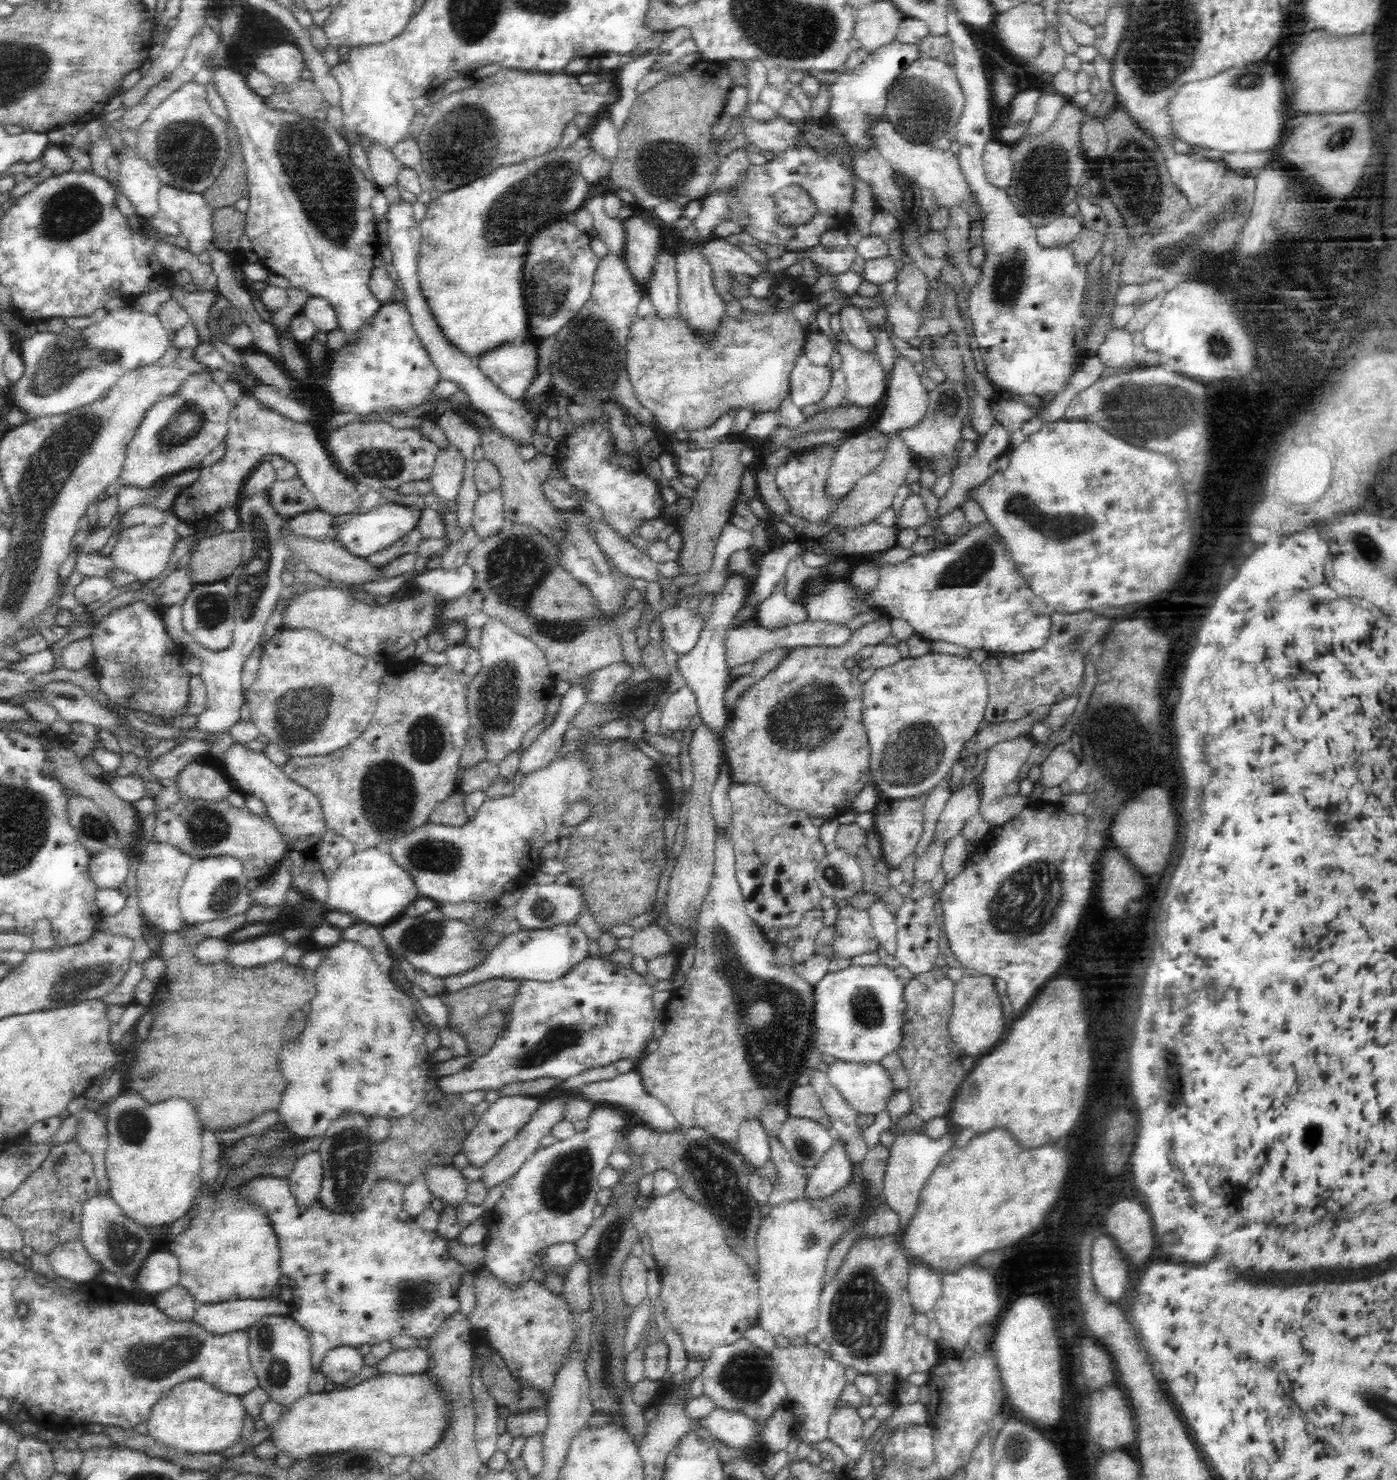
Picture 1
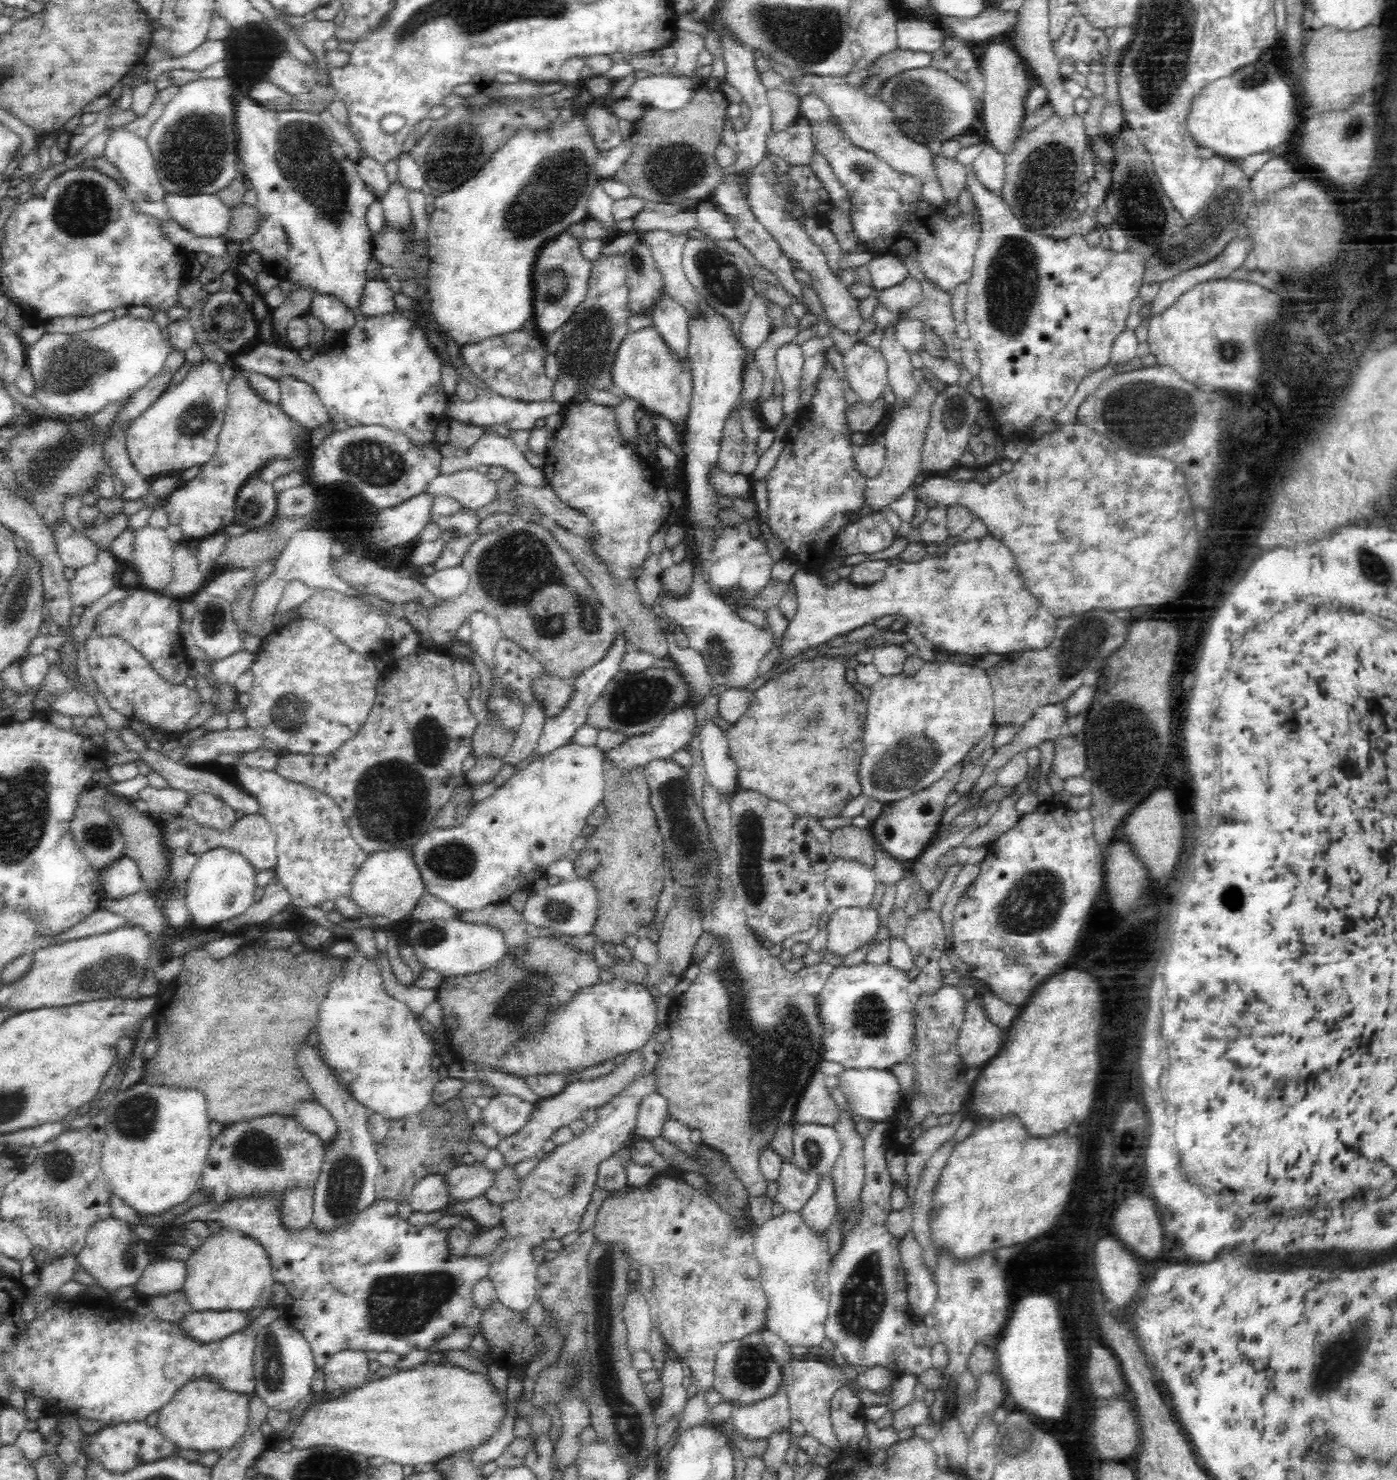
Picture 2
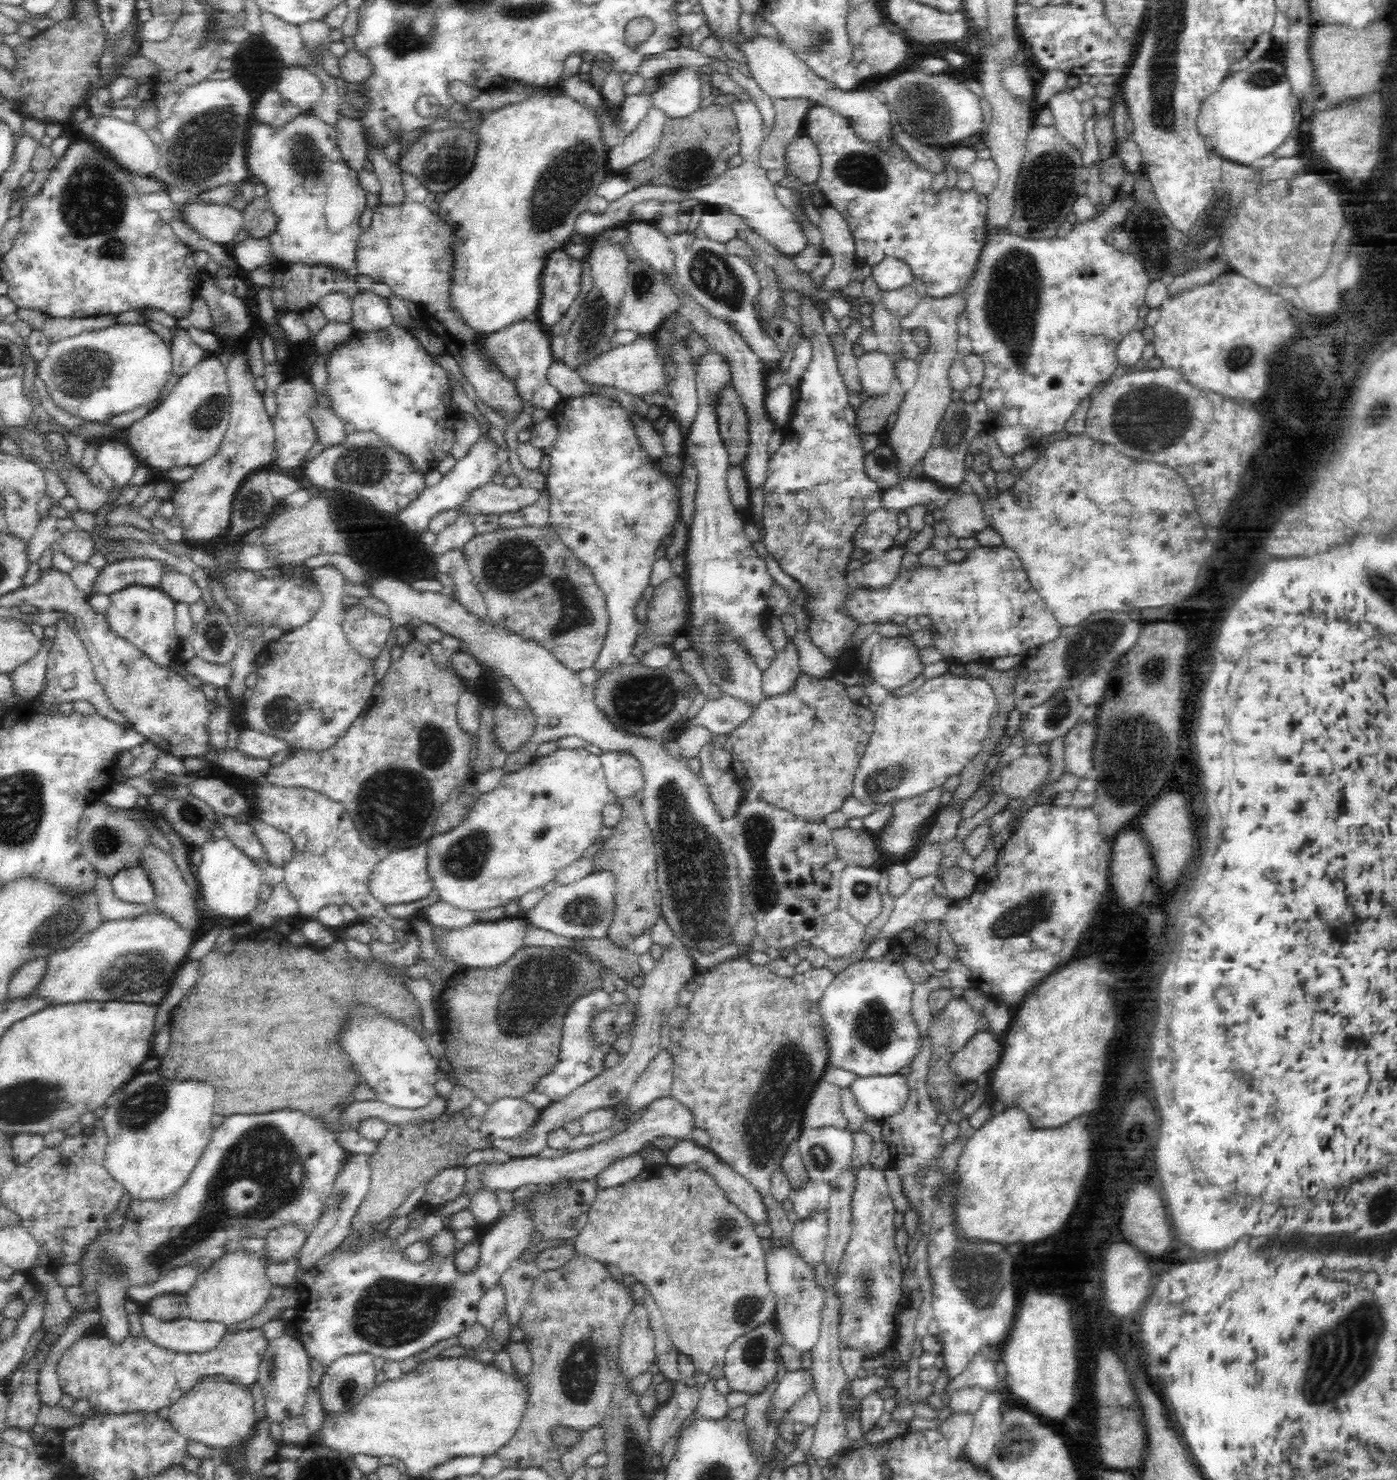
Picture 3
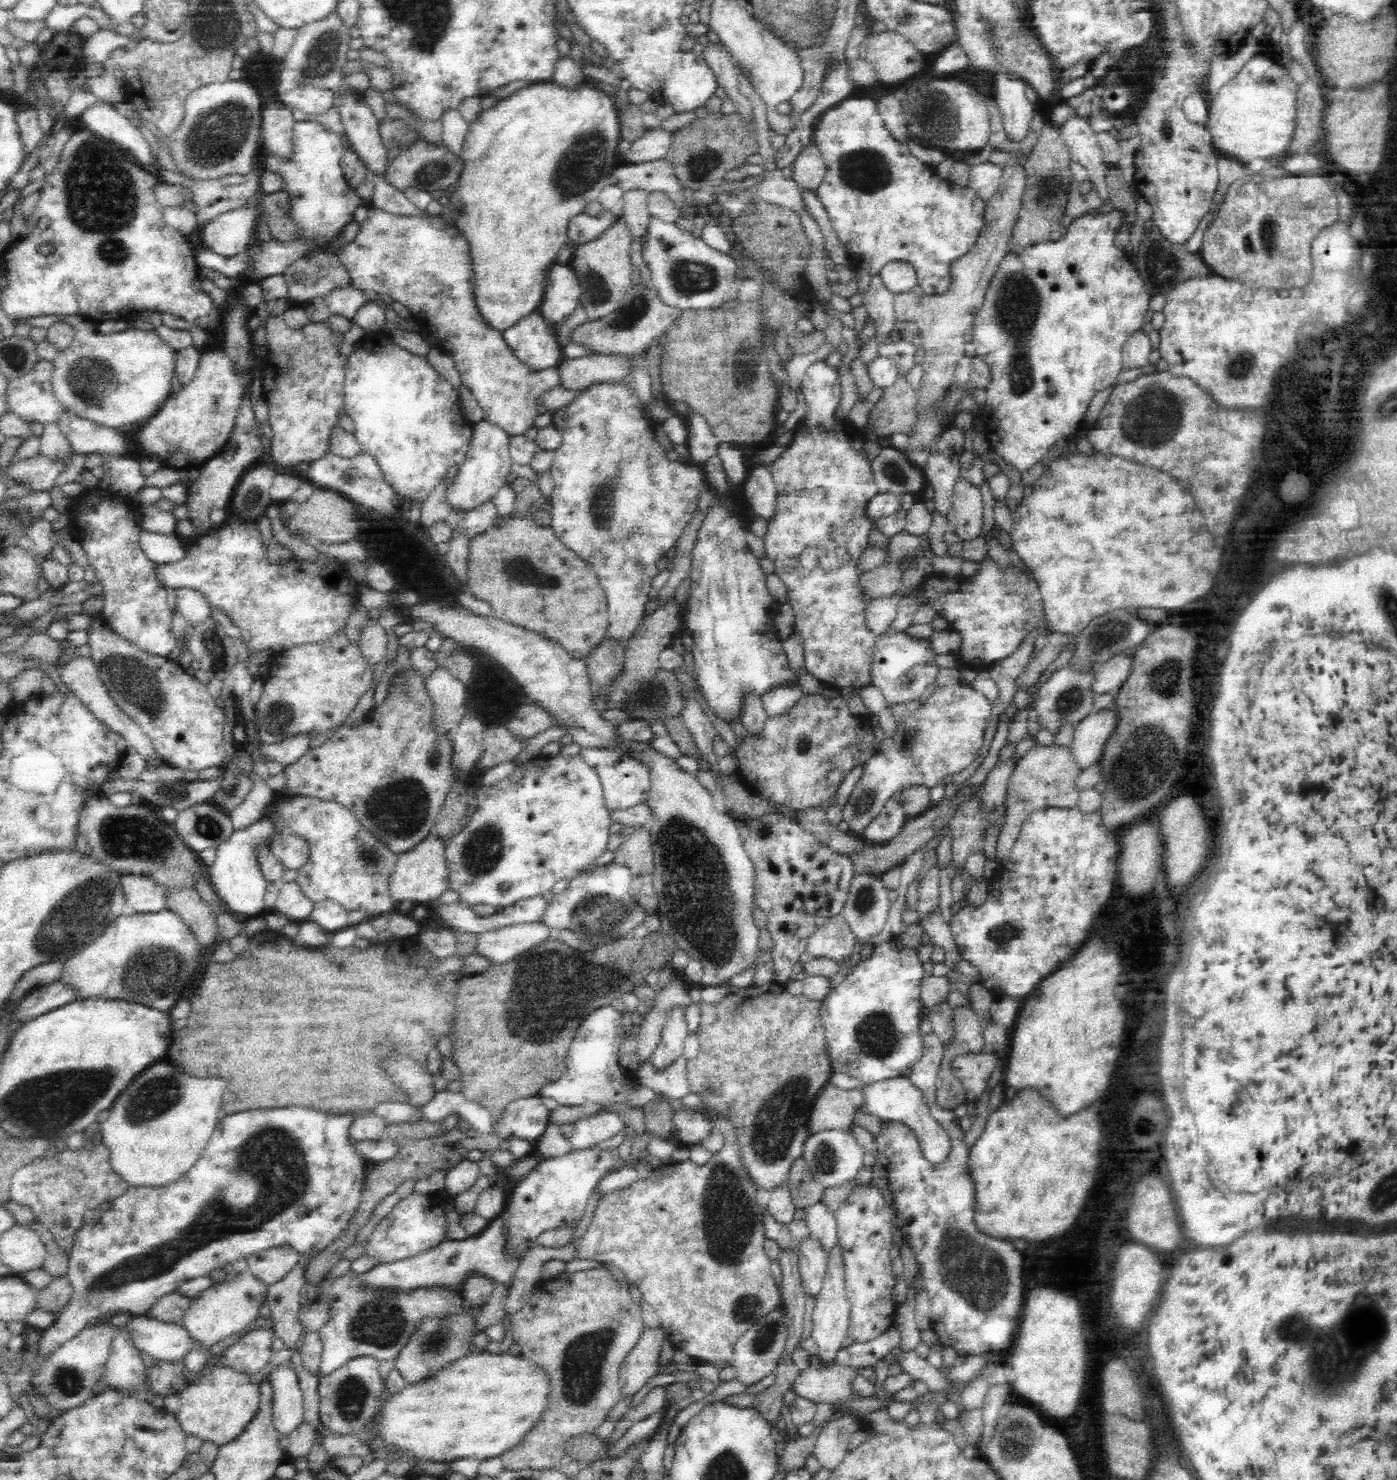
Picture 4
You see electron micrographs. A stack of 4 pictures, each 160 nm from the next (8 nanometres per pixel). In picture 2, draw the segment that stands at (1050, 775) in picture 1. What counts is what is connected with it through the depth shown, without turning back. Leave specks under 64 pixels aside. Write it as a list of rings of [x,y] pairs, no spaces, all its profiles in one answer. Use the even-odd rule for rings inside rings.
[[[1080,737],[1057,738],[1054,746],[1051,768],[1056,776],[1064,781],[1080,776],[1087,770],[1087,758],[1084,742]]]

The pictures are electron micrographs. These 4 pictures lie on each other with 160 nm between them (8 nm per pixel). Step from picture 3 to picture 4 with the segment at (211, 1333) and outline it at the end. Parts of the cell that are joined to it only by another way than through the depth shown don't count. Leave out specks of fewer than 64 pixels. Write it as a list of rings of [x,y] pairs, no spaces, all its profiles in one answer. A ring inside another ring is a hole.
[[[144,1314],[133,1315],[127,1325],[137,1348],[152,1359],[176,1361],[191,1350],[208,1352],[212,1345],[196,1338],[182,1322],[162,1322]]]

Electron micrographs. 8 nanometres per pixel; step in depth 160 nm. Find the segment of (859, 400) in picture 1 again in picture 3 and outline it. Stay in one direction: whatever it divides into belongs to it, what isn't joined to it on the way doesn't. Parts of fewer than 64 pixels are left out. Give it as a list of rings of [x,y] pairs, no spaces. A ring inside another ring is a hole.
[[[874,350],[864,352],[856,358],[856,377],[860,391],[876,398],[886,394],[892,382],[892,363],[888,355]]]

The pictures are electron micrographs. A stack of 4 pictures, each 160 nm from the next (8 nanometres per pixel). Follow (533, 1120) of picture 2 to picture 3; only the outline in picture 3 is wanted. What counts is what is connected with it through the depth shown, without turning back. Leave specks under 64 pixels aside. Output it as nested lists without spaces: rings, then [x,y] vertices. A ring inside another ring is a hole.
[[[675,935],[668,946],[662,947],[662,956],[654,962],[654,968],[644,973],[644,980],[639,986],[639,997],[637,1003],[637,1021],[635,1022],[636,1032],[632,1036],[630,1050],[622,1056],[616,1066],[603,1069],[600,1074],[592,1076],[574,1087],[570,1094],[566,1094],[560,1100],[554,1100],[539,1109],[538,1116],[532,1126],[528,1126],[522,1134],[510,1138],[497,1138],[492,1145],[504,1152],[511,1158],[524,1158],[537,1156],[537,1153],[544,1150],[547,1145],[547,1138],[553,1130],[564,1128],[572,1120],[581,1119],[588,1112],[596,1109],[608,1109],[615,1106],[634,1086],[634,1082],[648,1068],[654,1057],[661,1051],[659,1047],[659,1031],[661,1020],[677,1006],[677,995],[681,988],[686,986],[698,972],[696,964],[692,959],[692,949]]]

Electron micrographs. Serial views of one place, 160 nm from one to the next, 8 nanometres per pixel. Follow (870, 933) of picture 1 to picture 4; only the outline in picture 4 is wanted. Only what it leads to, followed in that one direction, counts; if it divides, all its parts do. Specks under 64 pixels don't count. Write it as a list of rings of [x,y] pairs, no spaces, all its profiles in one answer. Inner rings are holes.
[[[841,914],[826,918],[822,928],[810,935],[805,950],[811,956],[825,956],[841,963],[852,955],[857,936]]]

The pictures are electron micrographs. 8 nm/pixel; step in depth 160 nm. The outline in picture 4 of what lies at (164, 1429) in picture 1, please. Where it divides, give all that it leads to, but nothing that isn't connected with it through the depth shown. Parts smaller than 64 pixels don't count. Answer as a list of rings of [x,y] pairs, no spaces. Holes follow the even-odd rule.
[[[218,1368],[192,1383],[179,1396],[180,1406],[173,1412],[181,1429],[203,1442],[219,1447],[236,1440],[254,1418],[259,1407],[259,1385],[246,1374],[239,1374],[230,1368]]]

